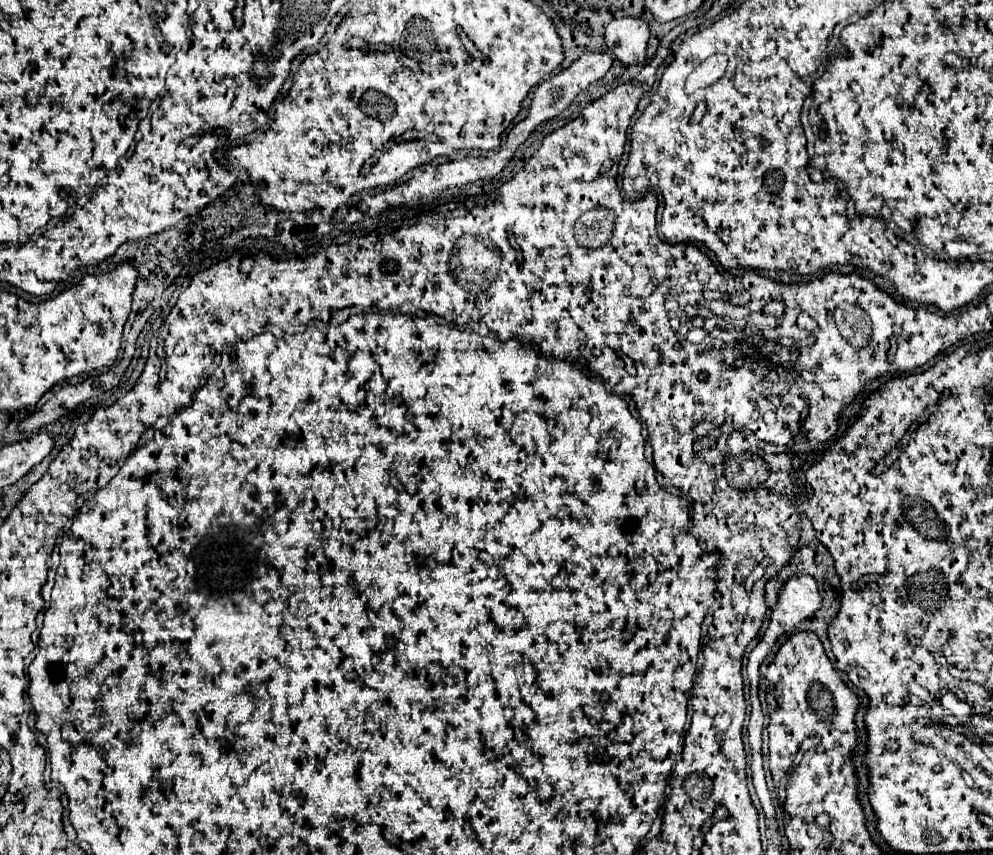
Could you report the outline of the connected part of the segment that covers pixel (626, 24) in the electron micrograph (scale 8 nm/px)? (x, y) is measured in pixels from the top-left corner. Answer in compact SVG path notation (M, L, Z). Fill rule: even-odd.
M620 17L606 27L606 45L624 65L644 63L650 41L650 25L642 17Z

